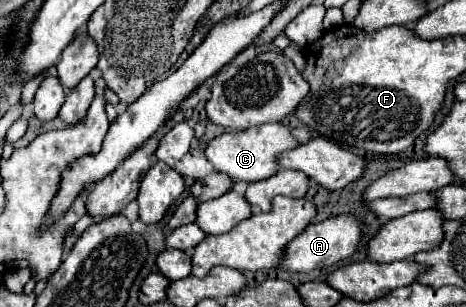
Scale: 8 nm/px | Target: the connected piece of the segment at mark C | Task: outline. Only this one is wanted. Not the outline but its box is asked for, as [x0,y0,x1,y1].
[205,123,299,183]

